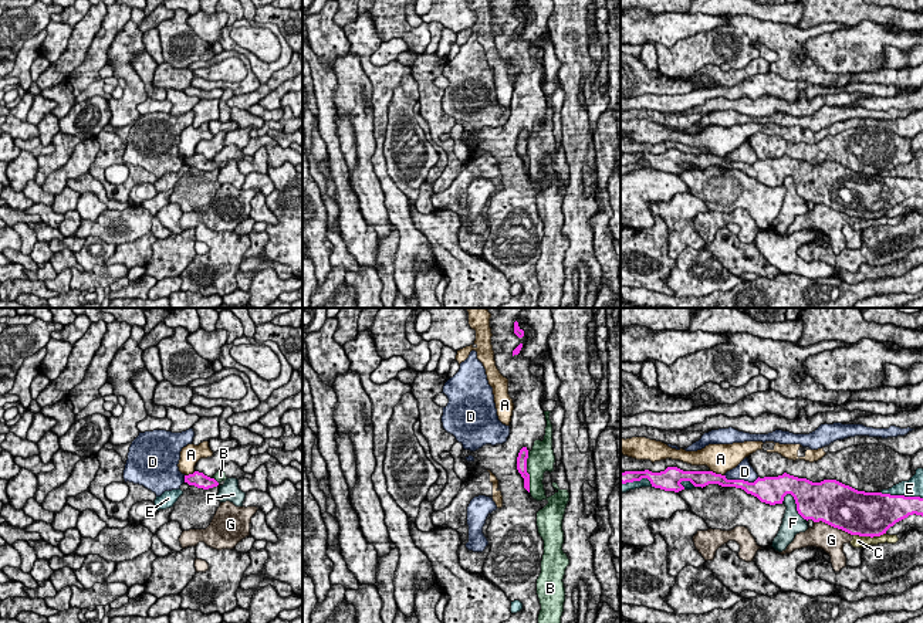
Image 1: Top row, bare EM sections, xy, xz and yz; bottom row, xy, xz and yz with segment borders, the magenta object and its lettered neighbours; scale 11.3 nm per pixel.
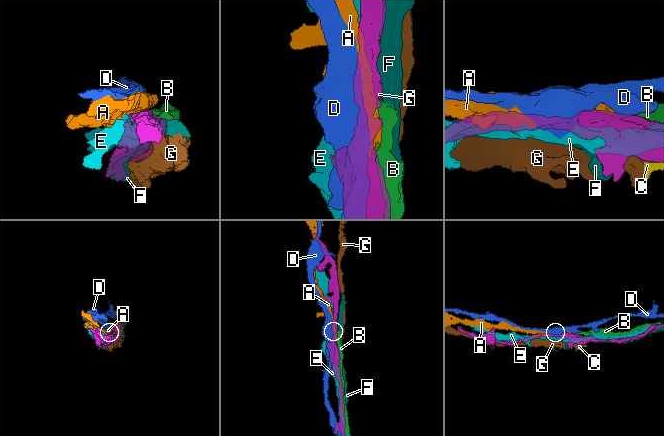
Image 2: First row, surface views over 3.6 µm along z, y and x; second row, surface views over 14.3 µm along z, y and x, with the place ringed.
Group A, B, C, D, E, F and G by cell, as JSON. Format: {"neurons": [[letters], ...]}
{"neurons": [["A"], ["B"], ["C", "G"], ["D"], ["E"], ["F"]]}

